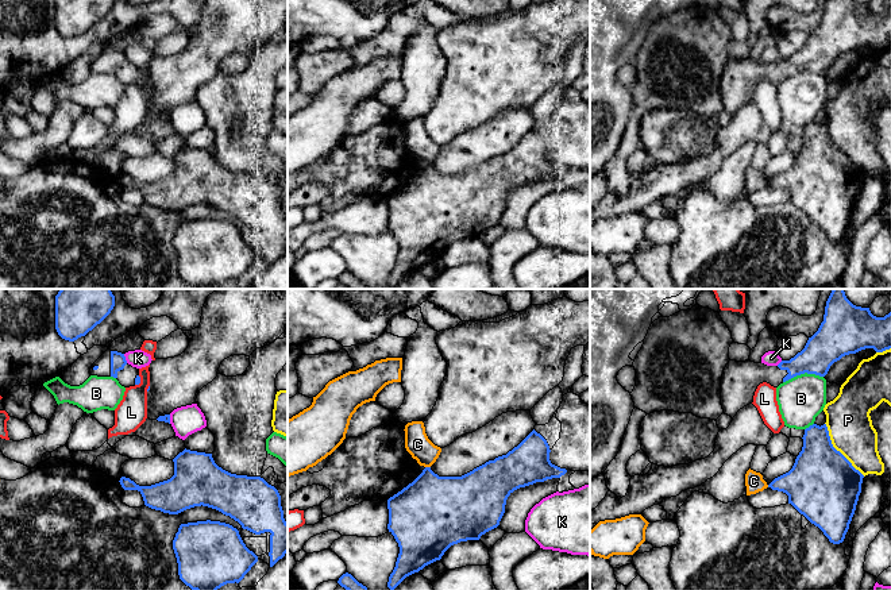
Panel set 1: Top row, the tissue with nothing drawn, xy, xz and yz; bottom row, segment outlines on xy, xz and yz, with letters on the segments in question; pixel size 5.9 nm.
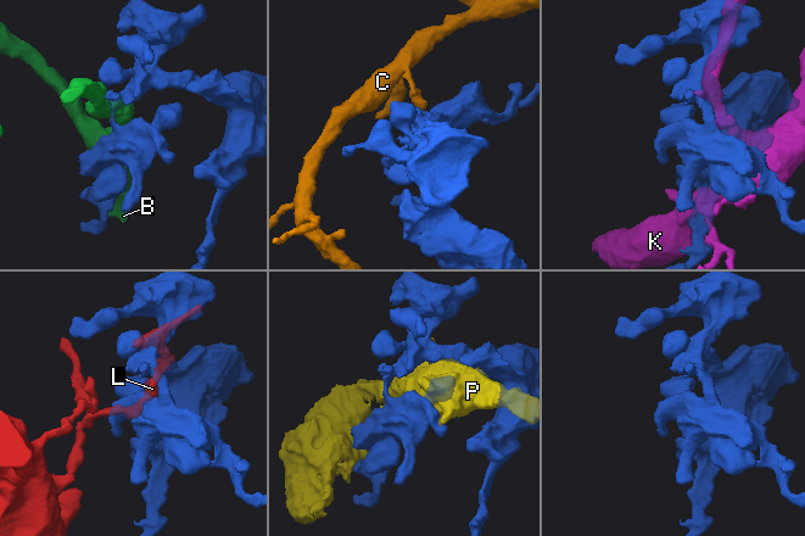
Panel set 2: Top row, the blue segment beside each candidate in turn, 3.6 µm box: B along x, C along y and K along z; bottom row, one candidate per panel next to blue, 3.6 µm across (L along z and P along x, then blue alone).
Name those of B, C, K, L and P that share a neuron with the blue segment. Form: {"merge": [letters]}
{"merge": []}

